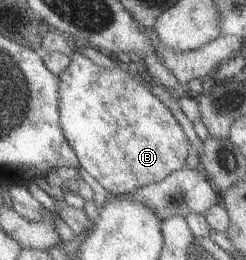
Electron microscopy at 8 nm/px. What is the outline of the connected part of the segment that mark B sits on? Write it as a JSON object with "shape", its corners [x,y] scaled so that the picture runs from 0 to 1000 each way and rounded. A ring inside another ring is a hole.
{"shape":[[[297,200],[280,219],[285,231],[268,250],[268,262],[232,292],[236,462],[240,485],[256,508],[260,538],[309,596],[325,646],[333,646],[350,669],[366,669],[366,677],[374,677],[374,685],[382,685],[382,692],[390,692],[390,700],[398,700],[439,746],[504,750],[528,735],[553,731],[561,719],[642,700],[650,688],[683,677],[695,662],[736,650],[748,638],[748,615],[760,608],[764,585],[780,581],[780,562],[683,415],[650,392],[634,369],[610,358],[602,331],[593,335],[577,315],[569,319],[569,288],[545,292],[528,277],[508,277],[504,254],[484,246],[476,250],[476,262],[455,265],[407,258],[402,250],[374,242],[362,223],[313,200]]]}

